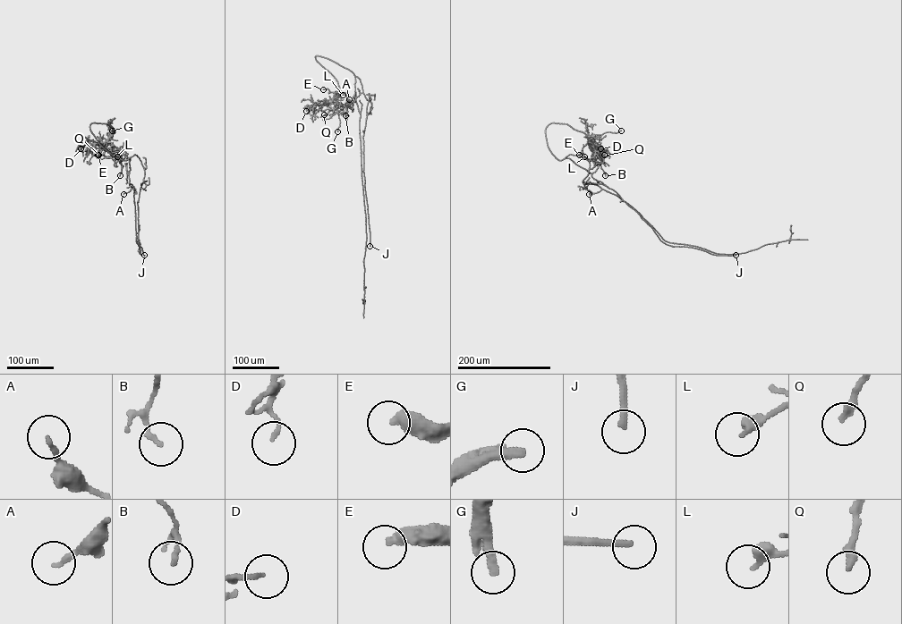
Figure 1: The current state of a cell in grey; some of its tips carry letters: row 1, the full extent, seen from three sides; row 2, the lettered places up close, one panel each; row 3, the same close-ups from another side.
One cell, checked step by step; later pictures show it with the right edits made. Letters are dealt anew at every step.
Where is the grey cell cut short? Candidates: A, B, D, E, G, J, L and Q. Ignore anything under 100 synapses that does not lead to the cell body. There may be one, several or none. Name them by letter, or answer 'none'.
J

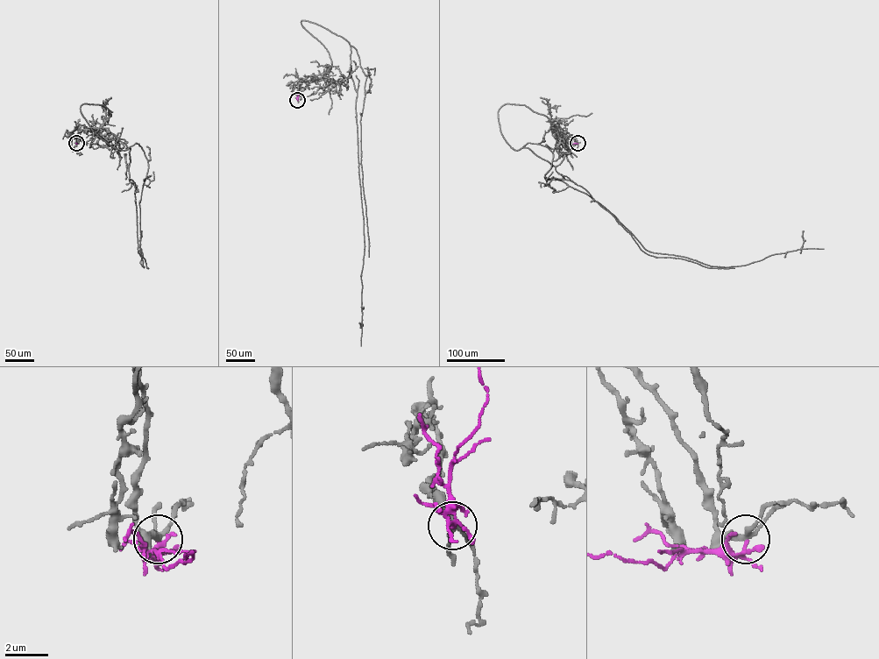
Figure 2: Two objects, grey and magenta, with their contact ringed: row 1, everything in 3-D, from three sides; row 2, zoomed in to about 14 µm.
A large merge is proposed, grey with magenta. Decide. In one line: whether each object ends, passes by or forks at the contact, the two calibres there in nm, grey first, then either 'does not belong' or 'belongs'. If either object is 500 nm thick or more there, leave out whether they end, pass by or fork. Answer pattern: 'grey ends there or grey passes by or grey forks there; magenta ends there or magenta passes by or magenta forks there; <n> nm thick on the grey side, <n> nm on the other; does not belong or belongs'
grey forks there; magenta forks there; 240 nm thick on the grey side, 90 nm on the other; does not belong

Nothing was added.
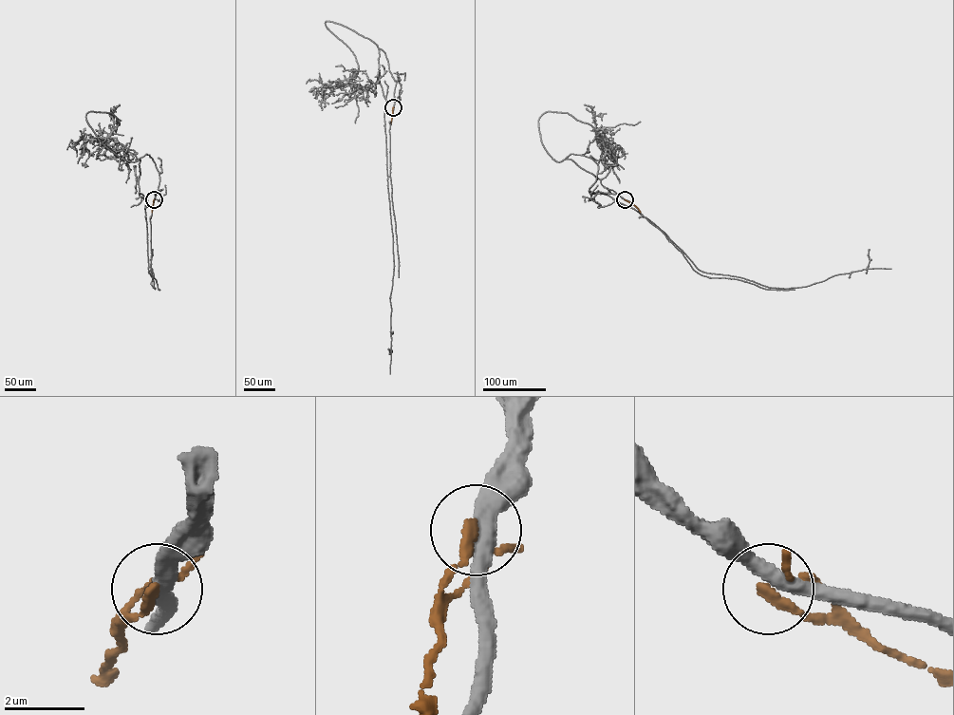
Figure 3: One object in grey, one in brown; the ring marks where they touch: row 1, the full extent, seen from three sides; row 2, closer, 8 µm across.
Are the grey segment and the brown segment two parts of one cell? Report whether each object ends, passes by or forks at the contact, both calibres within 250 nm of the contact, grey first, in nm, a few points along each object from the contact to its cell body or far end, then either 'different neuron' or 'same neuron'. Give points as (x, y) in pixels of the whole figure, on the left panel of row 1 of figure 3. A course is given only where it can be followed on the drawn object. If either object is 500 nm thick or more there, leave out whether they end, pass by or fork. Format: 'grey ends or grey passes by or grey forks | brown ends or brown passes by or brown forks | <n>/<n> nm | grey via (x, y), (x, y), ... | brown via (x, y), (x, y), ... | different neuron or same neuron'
grey passes by | brown ends | 400/240 nm | grey via (154, 199), (158, 173), (146, 154), (139, 159), (139, 185), (146, 201), (148, 272), (155, 289), (151, 269) | brown via (154, 199), (152, 212) | different neuron

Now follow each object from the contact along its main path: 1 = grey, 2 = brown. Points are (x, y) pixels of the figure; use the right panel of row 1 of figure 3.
1: (625, 199), (589, 191), (592, 159), (565, 159), (703, 272), (788, 289), (891, 269)
2: (625, 199), (640, 212)

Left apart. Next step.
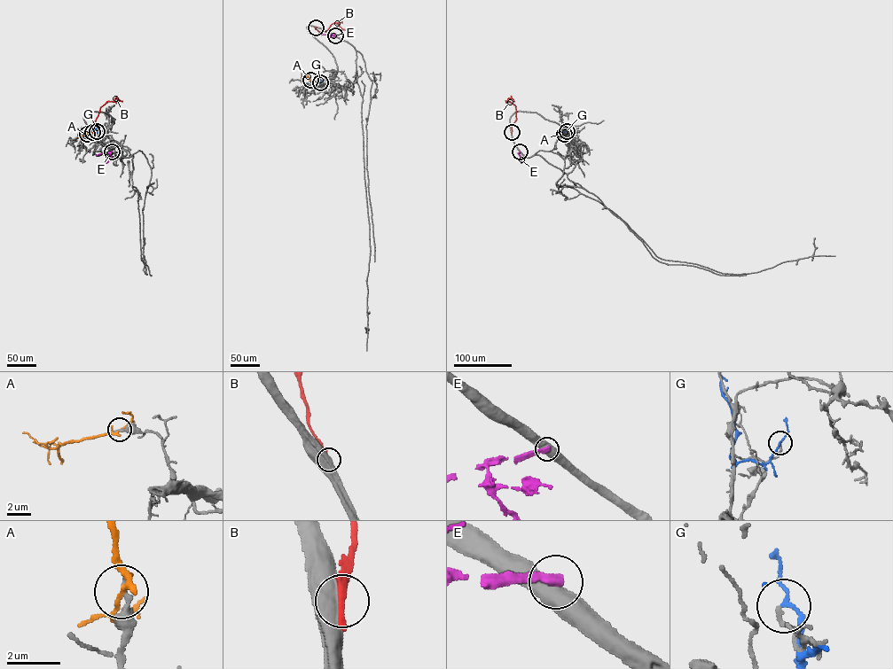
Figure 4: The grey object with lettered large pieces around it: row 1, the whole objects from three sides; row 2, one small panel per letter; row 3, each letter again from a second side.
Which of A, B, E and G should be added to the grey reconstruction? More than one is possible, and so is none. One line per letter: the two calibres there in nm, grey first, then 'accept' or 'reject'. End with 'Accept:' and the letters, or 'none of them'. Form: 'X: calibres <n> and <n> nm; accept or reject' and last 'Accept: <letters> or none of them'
A: calibres 220 and 200 nm; reject
B: calibres 800 and 400 nm; reject
E: calibres 600 and 360 nm; reject
G: calibres 140 and 130 nm; reject
Accept: none of them

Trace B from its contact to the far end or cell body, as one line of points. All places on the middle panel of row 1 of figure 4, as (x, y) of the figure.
B: (316, 27), (323, 32), (336, 23), (346, 30)

